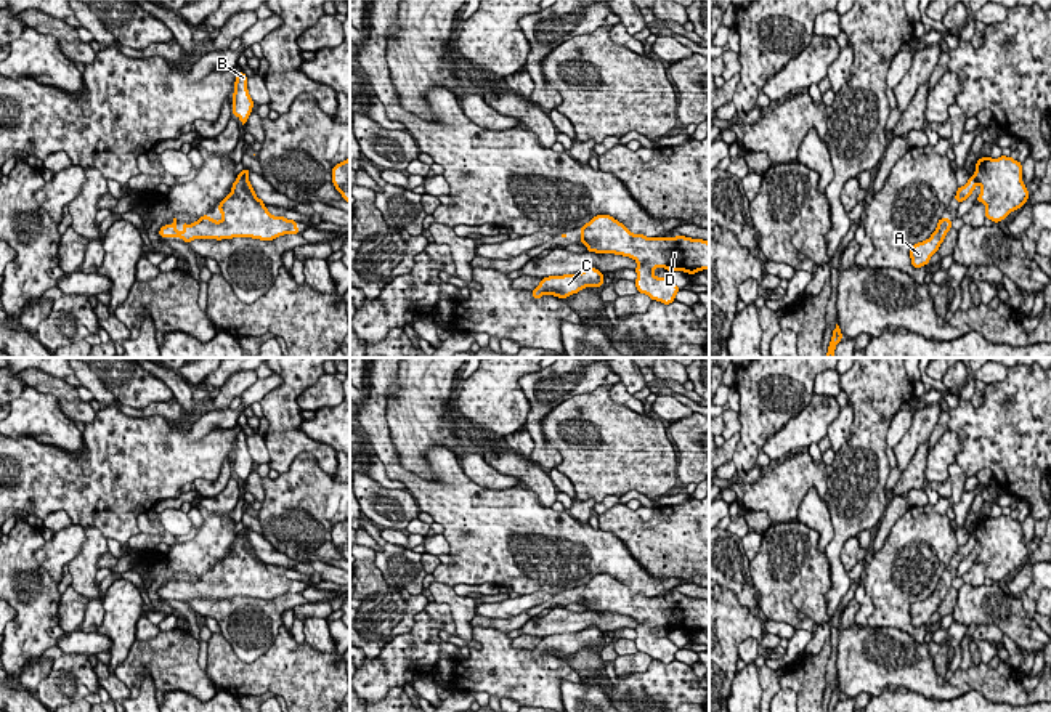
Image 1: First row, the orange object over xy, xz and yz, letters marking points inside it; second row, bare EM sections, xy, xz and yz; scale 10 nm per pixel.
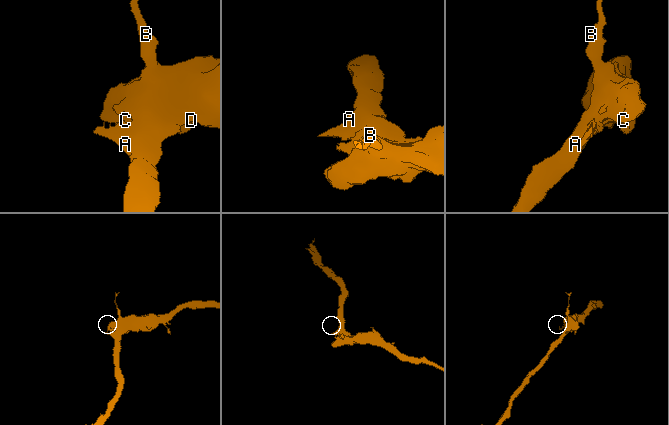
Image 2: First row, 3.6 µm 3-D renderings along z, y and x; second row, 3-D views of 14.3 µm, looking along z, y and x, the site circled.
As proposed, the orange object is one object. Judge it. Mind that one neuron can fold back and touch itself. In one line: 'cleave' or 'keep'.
keep

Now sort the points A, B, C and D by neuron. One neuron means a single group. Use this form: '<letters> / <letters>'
A B C D

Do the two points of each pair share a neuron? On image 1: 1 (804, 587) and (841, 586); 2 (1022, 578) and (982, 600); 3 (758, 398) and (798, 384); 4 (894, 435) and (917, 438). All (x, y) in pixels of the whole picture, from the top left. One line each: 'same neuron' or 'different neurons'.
1: different neurons
2: different neurons
3: same neuron
4: different neurons

